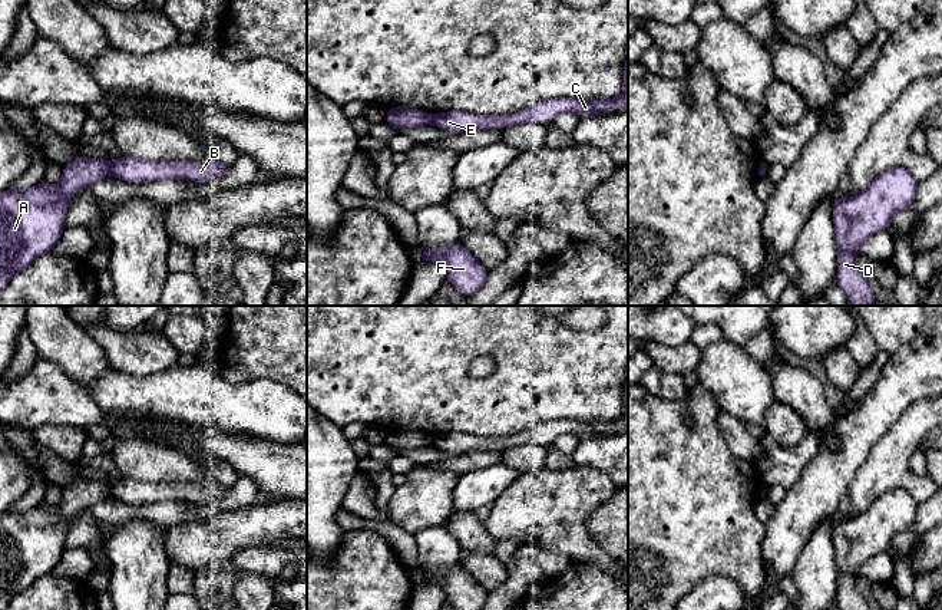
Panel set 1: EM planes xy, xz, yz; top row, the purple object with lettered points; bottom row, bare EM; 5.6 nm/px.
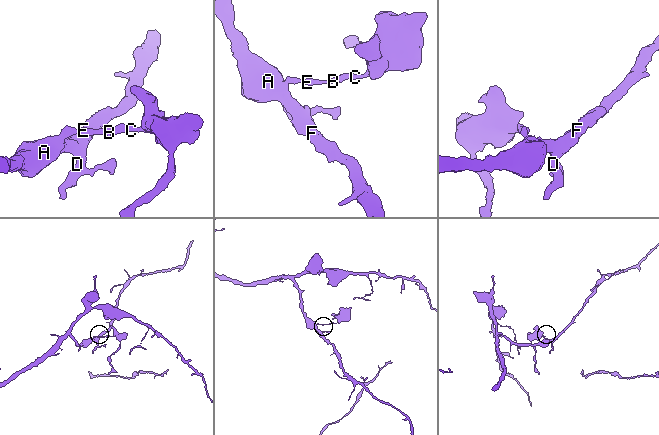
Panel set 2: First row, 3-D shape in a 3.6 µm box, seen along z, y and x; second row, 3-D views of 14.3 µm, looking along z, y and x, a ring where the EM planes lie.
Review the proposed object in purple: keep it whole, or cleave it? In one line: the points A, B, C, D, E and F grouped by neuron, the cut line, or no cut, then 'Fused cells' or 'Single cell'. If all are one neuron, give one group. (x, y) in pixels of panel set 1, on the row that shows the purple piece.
Groups: A D F / B C E. Split along xy (109, 164), (112, 172). Fused cells

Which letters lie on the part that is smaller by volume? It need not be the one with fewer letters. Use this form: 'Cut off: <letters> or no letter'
Cut off: B, C, E

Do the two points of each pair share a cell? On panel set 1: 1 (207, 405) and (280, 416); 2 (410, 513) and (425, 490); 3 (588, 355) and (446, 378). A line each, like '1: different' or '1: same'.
1: same
2: same
3: same

